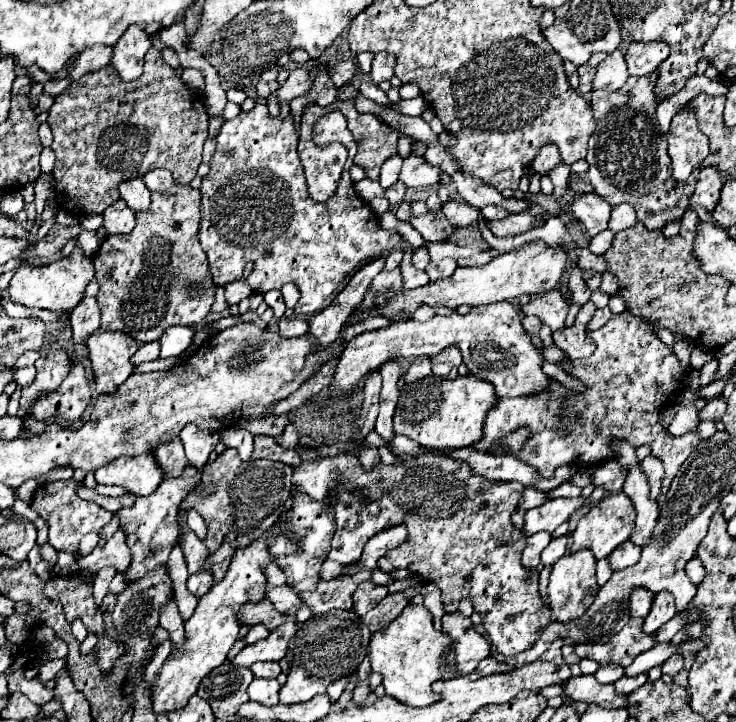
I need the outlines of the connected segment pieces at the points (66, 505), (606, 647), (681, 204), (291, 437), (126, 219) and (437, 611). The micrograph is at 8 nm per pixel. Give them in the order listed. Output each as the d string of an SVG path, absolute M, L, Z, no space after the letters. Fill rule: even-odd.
M58 480L58 482L48 482L44 486L40 486L32 498L32 510L36 510L50 526L50 532L48 532L48 538L50 538L50 544L60 552L78 552L78 544L82 540L84 534L88 532L100 532L100 528L104 524L110 522L112 518L112 512L100 508L96 502L86 502L86 500L80 500L78 494L76 494L76 484L74 480Z
M630 618L630 622L616 634L612 636L610 642L606 644L580 644L576 646L576 654L580 658L590 658L596 660L600 666L604 664L620 664L620 666L630 666L634 658L656 646L654 634L646 636L642 634L642 620L640 618Z
M658 72L634 78L630 76L622 90L592 92L592 112L596 118L596 132L588 142L588 178L594 192L602 196L608 204L616 206L628 202L636 208L638 220L648 228L662 228L666 222L680 218L688 210L690 196L694 194L696 182L686 182L686 186L676 186L672 180L670 156L666 152L666 136L660 132L656 120L656 100L654 86Z
M288 424L288 426L284 428L284 432L282 432L276 440L278 440L278 444L282 444L282 446L286 446L286 448L294 448L294 446L298 444L296 426L294 426L294 424Z
M118 200L116 204L108 206L104 212L104 230L108 236L132 232L134 224L136 224L134 212L124 204L124 200Z
M428 586L428 588L422 588L420 592L424 596L424 606L432 612L434 616L434 626L440 630L442 624L440 624L440 618L444 616L444 608L442 608L442 600L440 600L440 590L436 586Z

